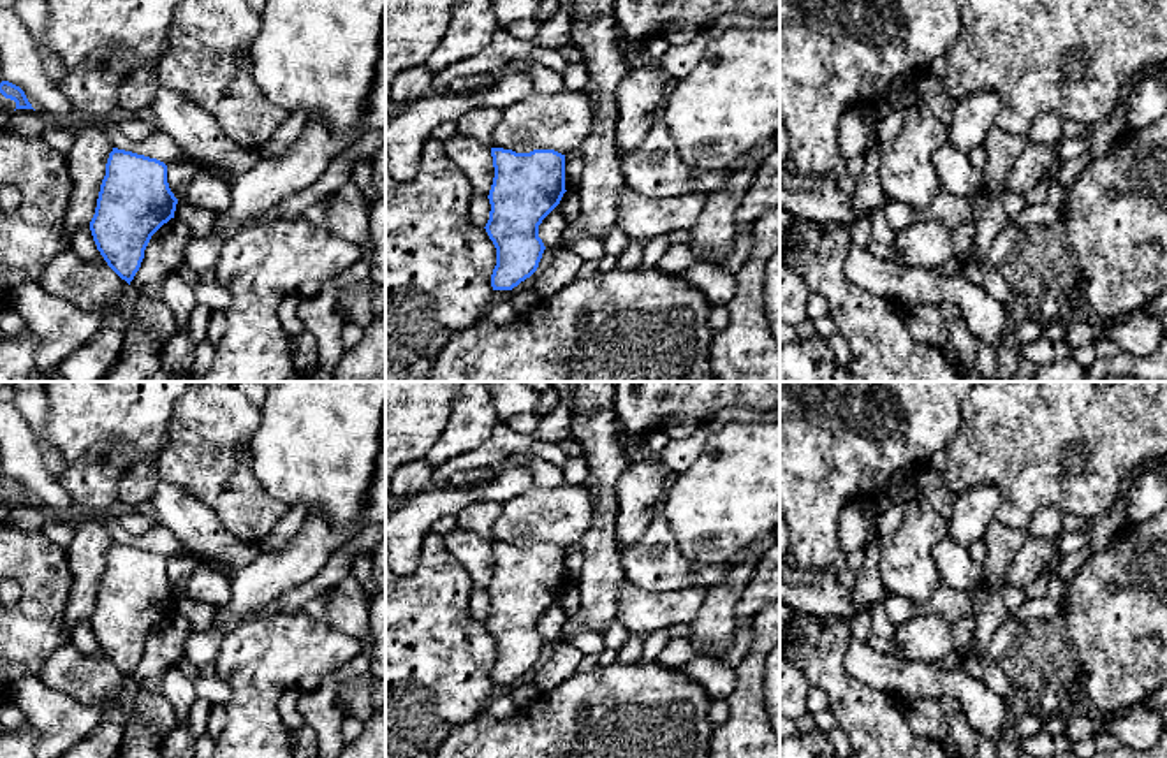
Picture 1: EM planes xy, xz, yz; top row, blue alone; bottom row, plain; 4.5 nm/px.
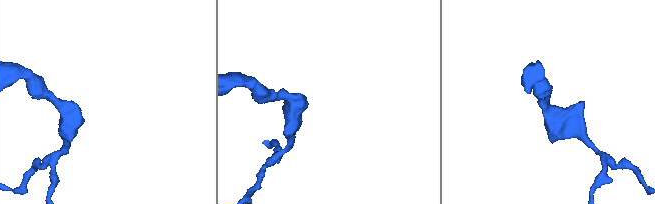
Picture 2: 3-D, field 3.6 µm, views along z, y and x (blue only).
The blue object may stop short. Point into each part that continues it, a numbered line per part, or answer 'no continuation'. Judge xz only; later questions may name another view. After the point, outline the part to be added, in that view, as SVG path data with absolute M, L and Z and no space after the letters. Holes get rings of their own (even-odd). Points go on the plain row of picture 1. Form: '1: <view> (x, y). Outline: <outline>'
no continuation

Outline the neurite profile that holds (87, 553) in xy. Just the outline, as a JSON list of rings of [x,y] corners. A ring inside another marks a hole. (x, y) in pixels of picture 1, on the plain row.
[[[100,515],[76,521],[76,536],[65,549],[72,573],[72,589],[63,617],[63,637],[67,642],[72,640],[77,623],[90,619],[95,609],[106,558],[113,542]]]

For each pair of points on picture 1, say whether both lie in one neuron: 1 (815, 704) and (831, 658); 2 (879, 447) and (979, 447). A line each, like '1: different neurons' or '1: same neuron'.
1: different neurons
2: different neurons

